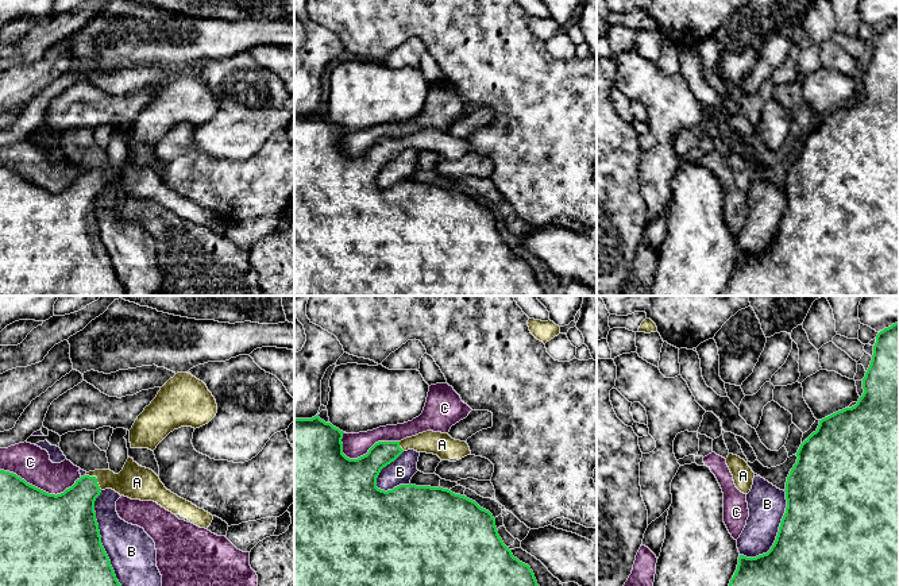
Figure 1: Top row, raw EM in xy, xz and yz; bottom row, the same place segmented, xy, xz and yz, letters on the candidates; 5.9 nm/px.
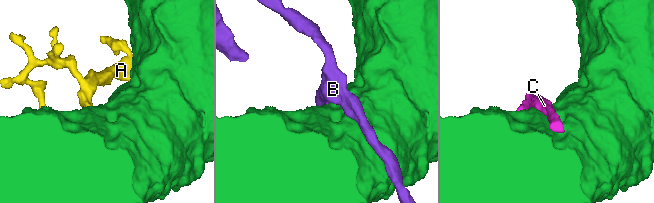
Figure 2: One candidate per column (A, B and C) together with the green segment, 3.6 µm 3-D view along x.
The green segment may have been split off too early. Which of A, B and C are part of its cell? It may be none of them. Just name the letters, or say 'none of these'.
A

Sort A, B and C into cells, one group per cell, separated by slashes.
A / B / C

